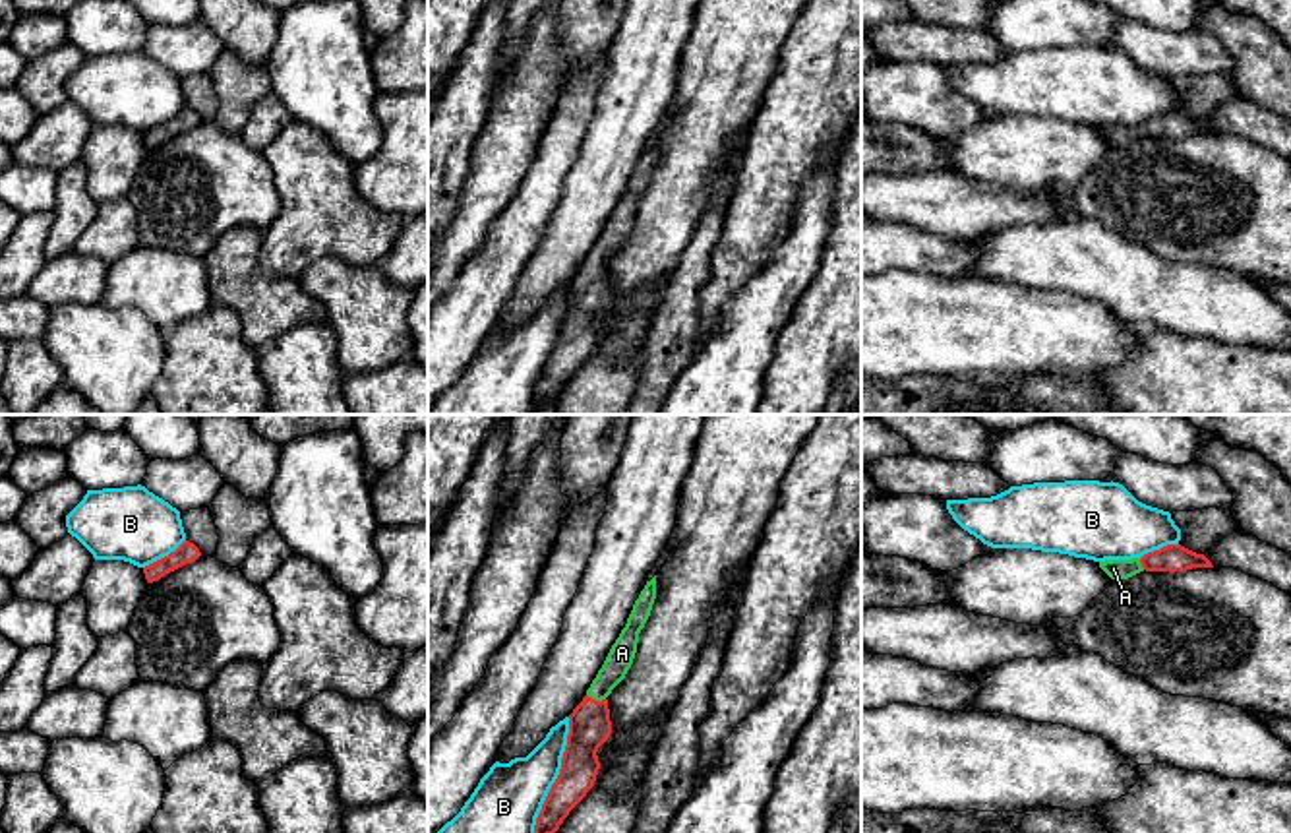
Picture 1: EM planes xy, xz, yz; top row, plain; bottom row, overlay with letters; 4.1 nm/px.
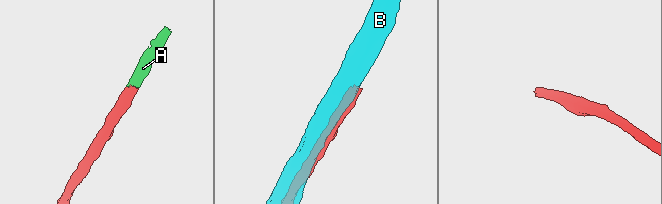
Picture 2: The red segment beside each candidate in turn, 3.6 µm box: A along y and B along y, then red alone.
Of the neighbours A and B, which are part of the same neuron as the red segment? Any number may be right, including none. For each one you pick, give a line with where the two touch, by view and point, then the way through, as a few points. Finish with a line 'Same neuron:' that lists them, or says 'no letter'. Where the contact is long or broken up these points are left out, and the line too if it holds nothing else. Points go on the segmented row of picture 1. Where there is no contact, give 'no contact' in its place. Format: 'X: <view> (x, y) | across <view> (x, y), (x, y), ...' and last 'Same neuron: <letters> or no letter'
A: xz (595, 700) | across xz (589, 725), (595, 700), (622, 653)
Same neuron: A

